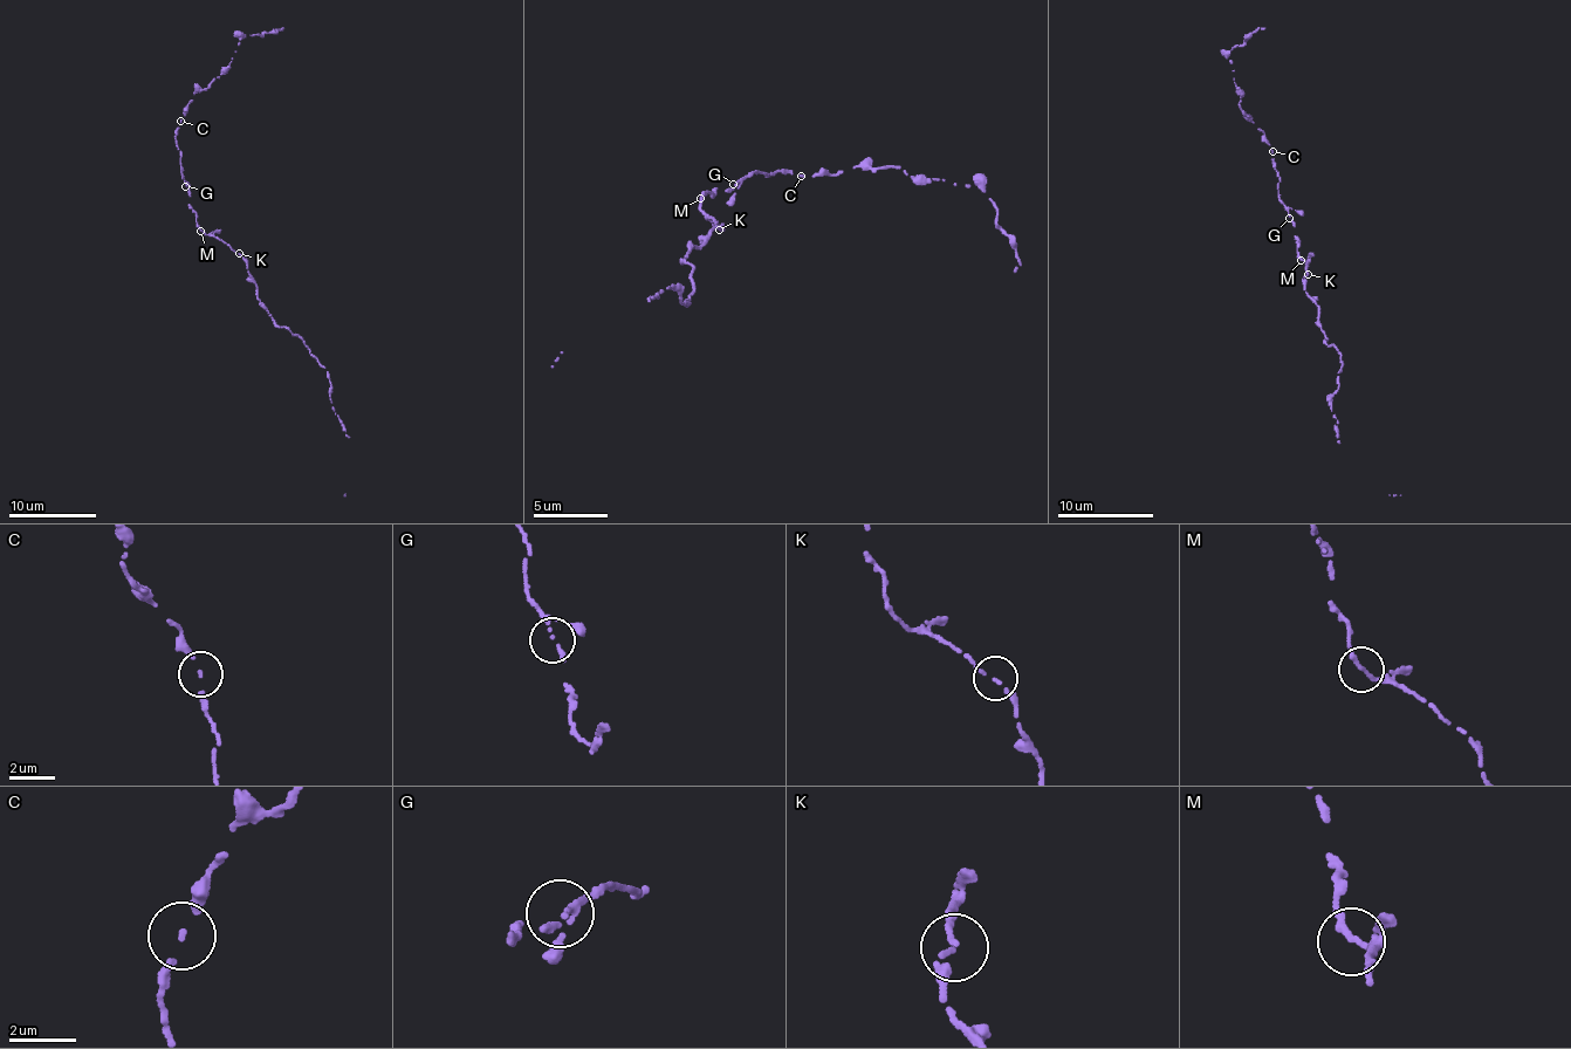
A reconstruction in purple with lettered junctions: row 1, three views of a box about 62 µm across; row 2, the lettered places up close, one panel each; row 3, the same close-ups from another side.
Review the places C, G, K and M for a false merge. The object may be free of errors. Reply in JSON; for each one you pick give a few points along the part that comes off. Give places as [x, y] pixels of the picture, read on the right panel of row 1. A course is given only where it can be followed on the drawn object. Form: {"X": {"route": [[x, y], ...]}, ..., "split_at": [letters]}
{"C": {"route": [[1273, 151], [1239, 105], [1241, 100], [1228, 57], [1233, 47], [1243, 45], [1252, 32], [1264, 29]]}, "split_at": ["C"]}

